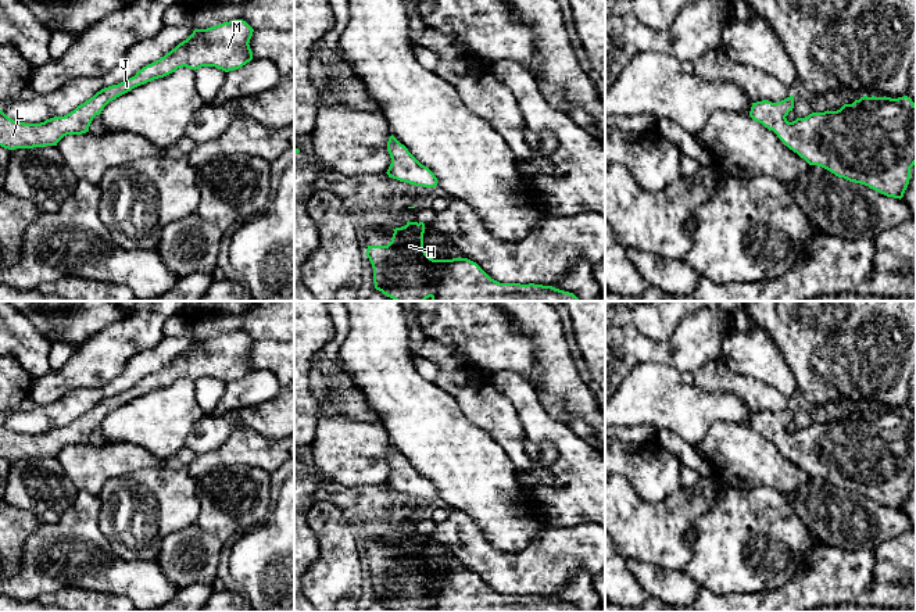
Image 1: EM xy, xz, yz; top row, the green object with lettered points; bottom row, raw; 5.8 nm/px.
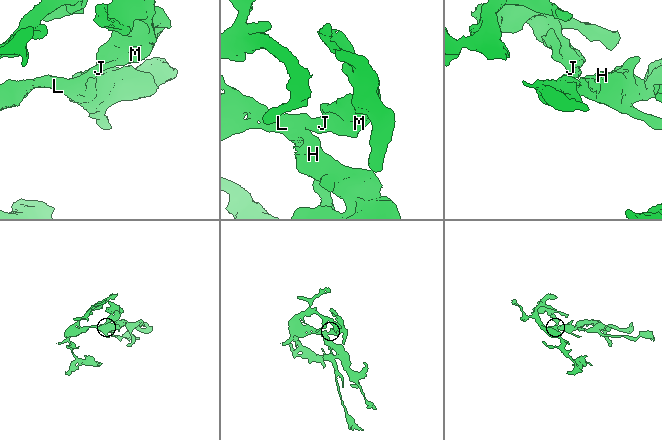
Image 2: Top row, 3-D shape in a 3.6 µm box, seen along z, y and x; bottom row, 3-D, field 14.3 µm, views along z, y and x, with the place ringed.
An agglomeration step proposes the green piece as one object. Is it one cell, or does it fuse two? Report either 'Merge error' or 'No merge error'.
No merge error

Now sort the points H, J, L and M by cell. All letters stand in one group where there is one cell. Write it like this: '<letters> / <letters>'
H J L M

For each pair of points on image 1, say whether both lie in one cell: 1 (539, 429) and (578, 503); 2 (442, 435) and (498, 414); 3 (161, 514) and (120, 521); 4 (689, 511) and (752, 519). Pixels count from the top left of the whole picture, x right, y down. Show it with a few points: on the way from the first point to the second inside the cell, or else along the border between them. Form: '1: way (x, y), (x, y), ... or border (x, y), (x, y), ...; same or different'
1: way (560, 440), (578, 458), (578, 482); same
2: border (451, 397), (460, 411), (497, 443); different
3: way (151, 514), (136, 514), (129, 518); same
4: border (726, 487), (715, 504), (696, 522), (691, 543); different

